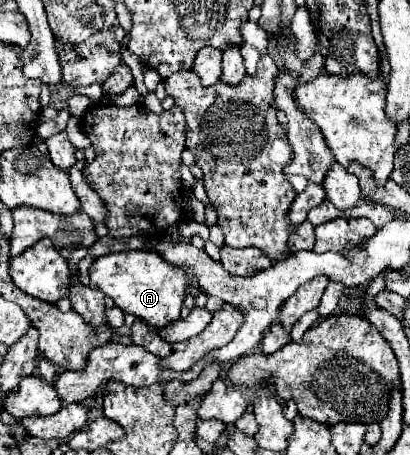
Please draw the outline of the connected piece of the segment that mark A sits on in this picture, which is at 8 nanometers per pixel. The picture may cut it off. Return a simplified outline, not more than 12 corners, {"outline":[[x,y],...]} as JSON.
{"outline":[[138,249],[94,259],[90,285],[154,327],[180,317],[182,267]]}

